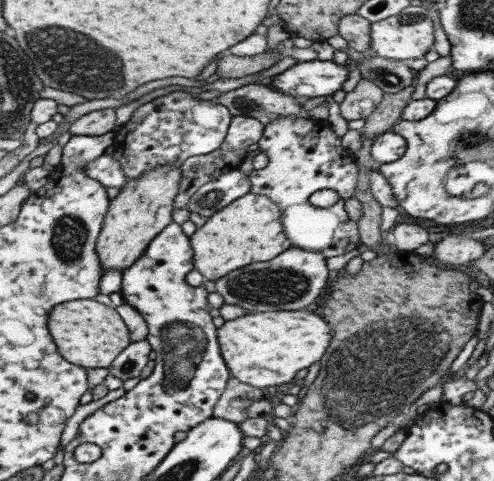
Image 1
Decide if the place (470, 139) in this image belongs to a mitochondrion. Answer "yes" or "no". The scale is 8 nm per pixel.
yes

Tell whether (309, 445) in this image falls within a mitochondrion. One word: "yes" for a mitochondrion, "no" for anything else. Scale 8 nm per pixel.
no

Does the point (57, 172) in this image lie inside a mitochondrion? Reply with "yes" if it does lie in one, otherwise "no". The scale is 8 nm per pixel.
no

